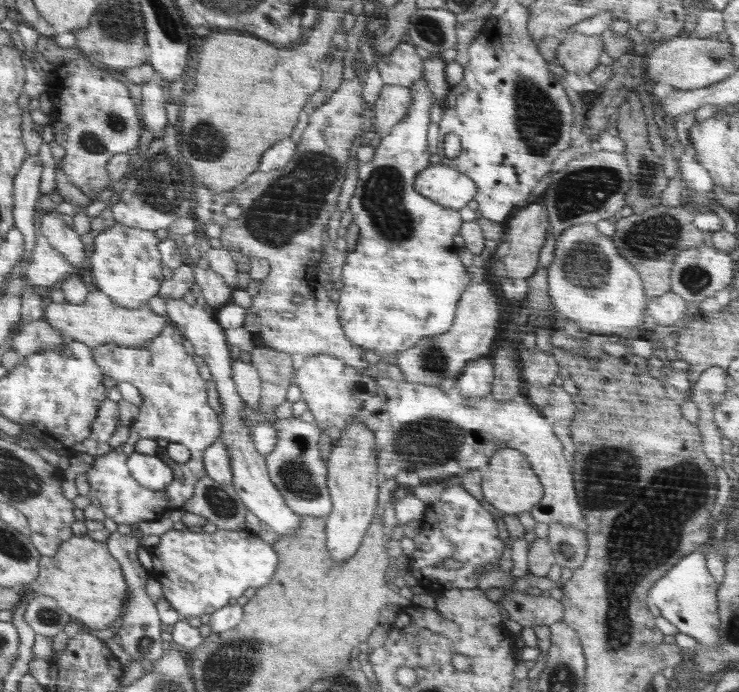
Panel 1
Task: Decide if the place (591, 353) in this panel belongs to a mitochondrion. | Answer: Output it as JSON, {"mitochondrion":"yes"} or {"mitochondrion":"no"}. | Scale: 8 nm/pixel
{"mitochondrion":"no"}

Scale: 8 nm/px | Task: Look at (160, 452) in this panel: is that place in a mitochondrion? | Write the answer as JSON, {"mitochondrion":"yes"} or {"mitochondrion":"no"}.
{"mitochondrion":"no"}

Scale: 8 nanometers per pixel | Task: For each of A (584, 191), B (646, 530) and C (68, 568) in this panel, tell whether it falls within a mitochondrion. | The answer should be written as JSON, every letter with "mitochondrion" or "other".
{"A":"mitochondrion","B":"mitochondrion","C":"other"}

